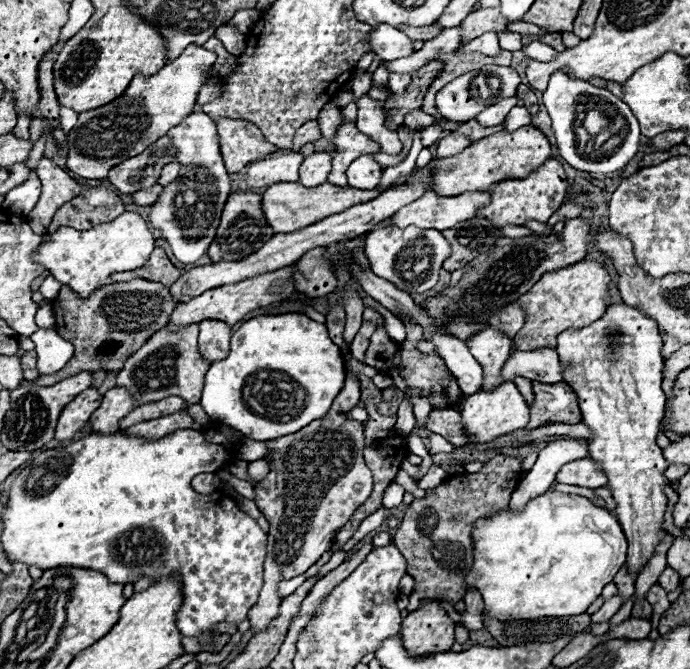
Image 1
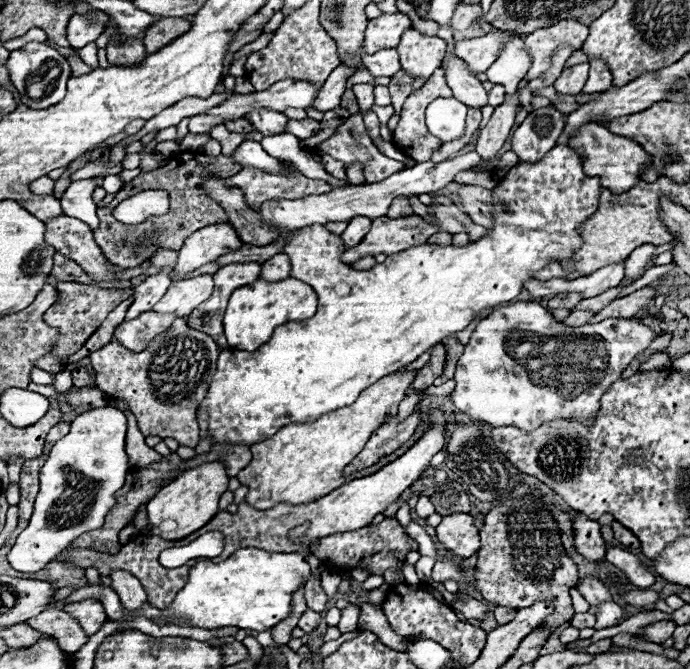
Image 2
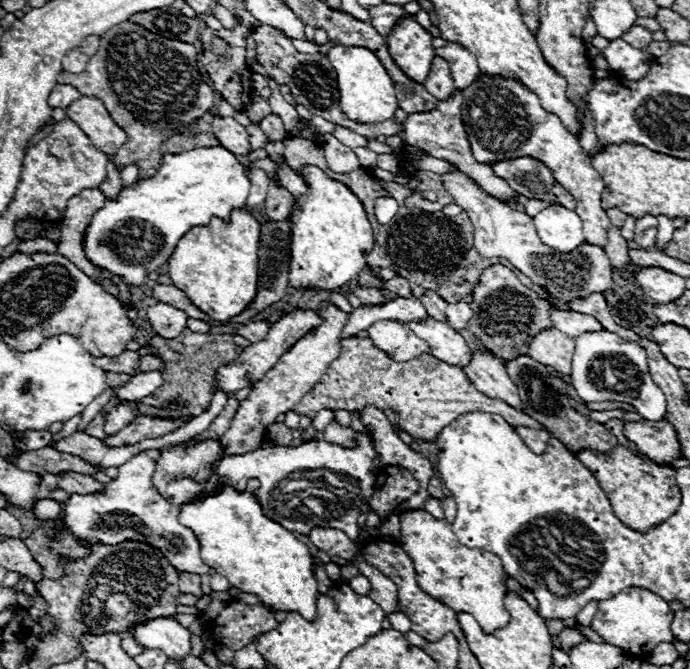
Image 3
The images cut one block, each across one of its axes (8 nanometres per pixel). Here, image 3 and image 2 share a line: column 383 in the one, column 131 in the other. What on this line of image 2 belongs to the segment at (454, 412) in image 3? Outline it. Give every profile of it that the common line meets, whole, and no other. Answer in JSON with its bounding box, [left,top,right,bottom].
[90,318,218,448]

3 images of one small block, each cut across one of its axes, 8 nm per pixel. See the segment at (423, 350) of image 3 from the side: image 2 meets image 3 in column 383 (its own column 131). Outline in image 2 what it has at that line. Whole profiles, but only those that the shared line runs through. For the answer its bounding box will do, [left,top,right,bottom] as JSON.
[114,312,176,352]

